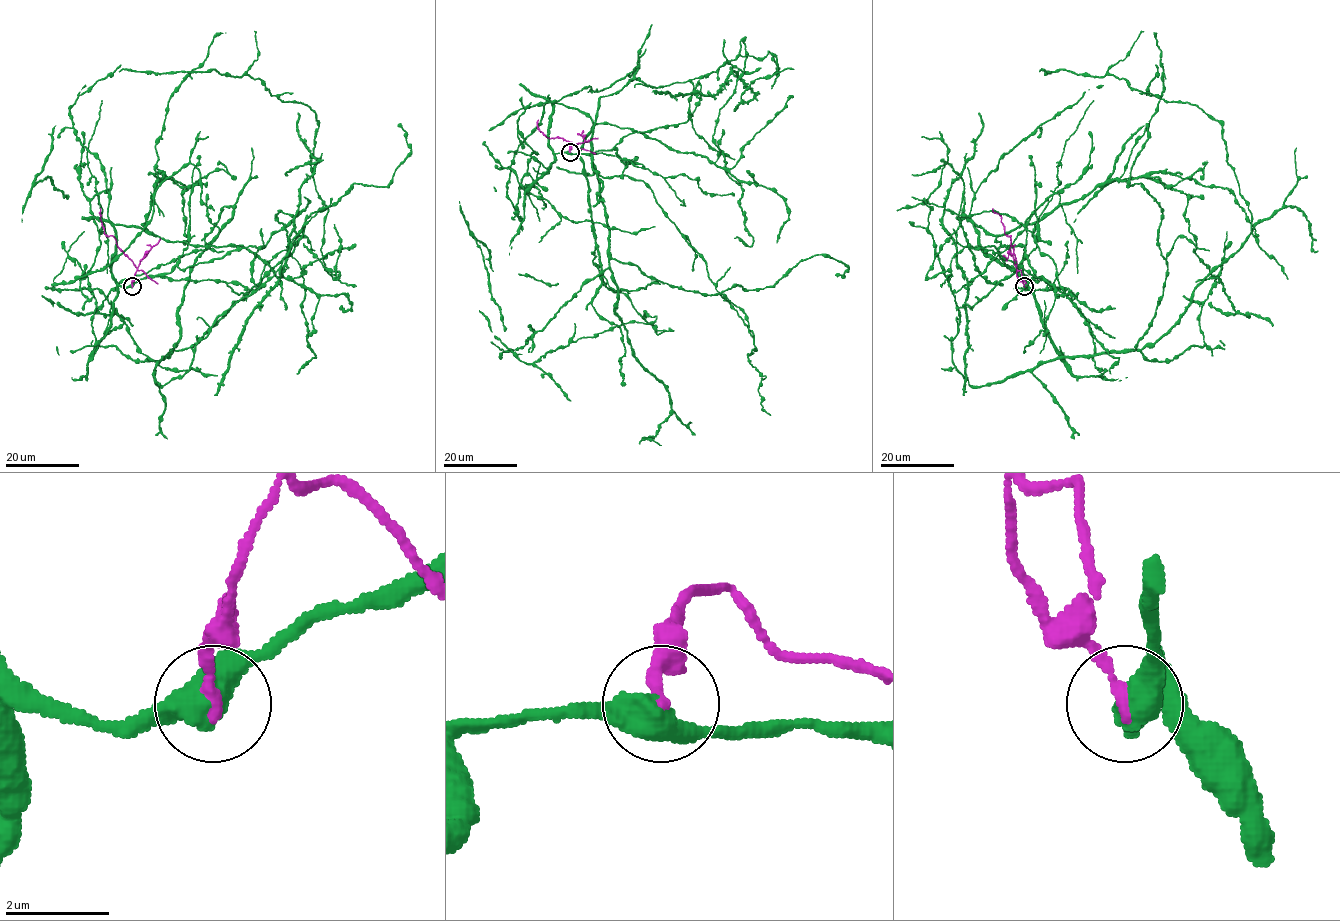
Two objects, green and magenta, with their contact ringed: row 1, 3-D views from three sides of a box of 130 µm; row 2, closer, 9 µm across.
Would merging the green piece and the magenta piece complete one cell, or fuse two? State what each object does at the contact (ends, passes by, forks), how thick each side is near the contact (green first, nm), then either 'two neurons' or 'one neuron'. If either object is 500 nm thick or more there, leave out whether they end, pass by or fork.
calibres 550 and 240 nm; two neurons

